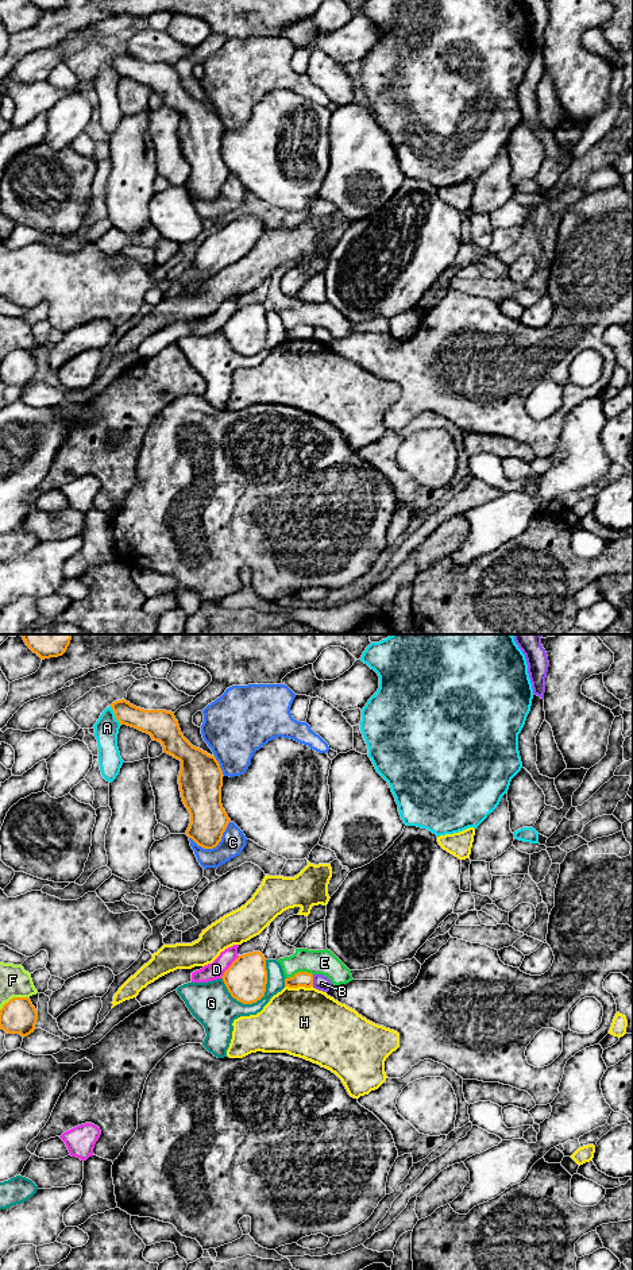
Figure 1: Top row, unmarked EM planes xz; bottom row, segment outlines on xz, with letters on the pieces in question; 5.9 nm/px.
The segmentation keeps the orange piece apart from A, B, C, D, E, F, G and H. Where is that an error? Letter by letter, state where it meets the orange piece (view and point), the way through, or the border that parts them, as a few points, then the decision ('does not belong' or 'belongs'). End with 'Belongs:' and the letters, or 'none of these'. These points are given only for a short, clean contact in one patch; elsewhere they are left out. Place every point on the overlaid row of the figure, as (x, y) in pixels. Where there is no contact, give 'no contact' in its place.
A: xz (115, 715) | does not belong
B: xz (312, 980) | does not belong
C: xz (215, 846) | does not belong
D: xz (230, 967) | does not belong
E: xz (298, 972) | does not belong
F: xz (14, 998) | does not belong
G: xz (265, 991) | does not belong
H: xz (298, 985) | does not belong
Belongs: none of these

